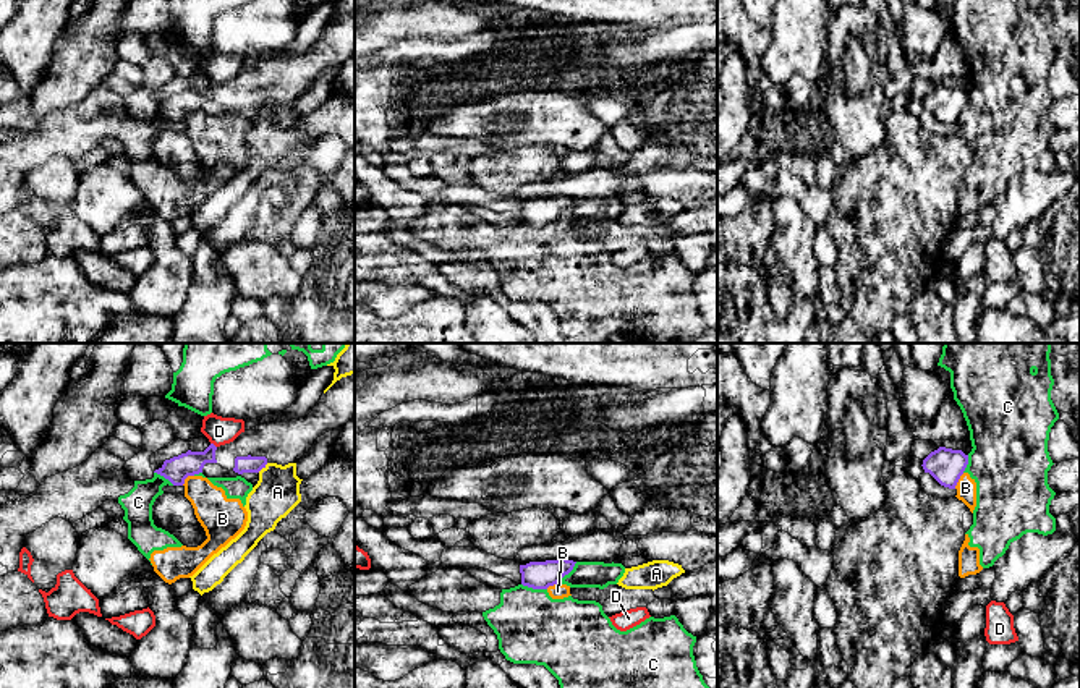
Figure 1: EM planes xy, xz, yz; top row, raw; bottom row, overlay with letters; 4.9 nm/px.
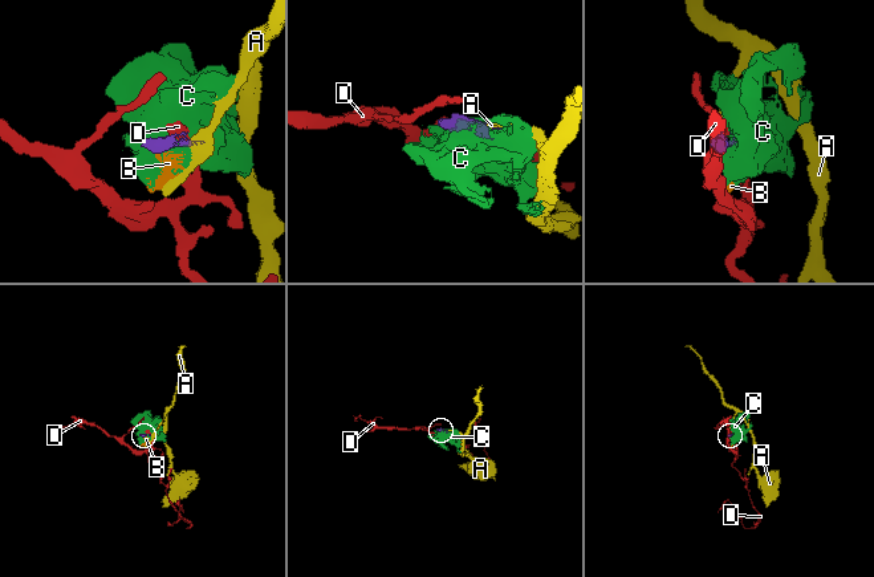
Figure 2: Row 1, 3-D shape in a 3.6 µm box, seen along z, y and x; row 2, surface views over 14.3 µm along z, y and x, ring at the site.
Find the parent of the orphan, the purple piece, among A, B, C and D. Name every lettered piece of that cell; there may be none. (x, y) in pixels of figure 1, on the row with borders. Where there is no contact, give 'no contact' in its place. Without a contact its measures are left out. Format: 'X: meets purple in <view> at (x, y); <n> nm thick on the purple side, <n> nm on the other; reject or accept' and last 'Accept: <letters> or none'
A: meets purple in xy at (263, 467); 80 nm thick on the purple side, 220 nm on the other; reject
B: meets purple in yz at (957, 481); 170 nm thick on the purple side, 100 nm on the other; reject
C: meets purple in xz at (535, 588); 140 nm thick on the purple side, 360 nm on the other; reject
D: meets purple in xy at (214, 445); 120 nm thick on the purple side, 140 nm on the other; reject
Accept: none

